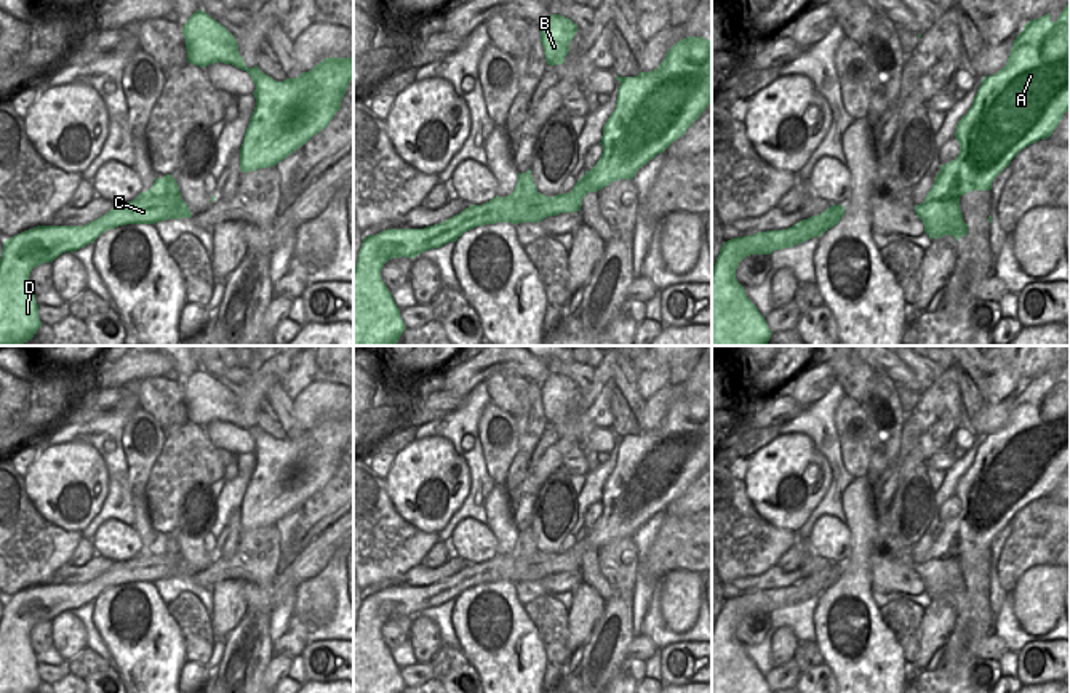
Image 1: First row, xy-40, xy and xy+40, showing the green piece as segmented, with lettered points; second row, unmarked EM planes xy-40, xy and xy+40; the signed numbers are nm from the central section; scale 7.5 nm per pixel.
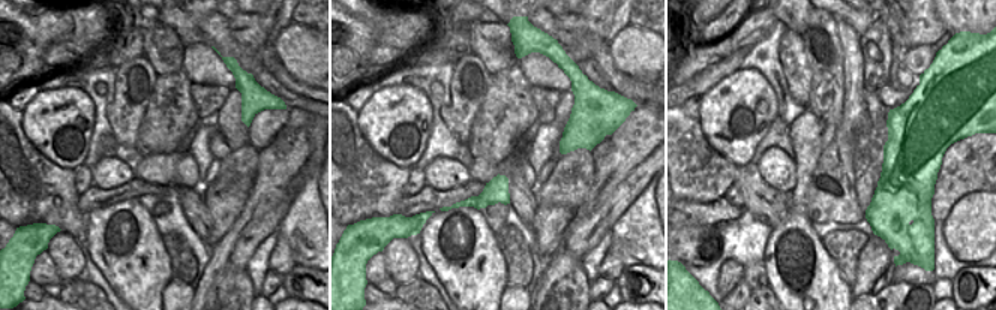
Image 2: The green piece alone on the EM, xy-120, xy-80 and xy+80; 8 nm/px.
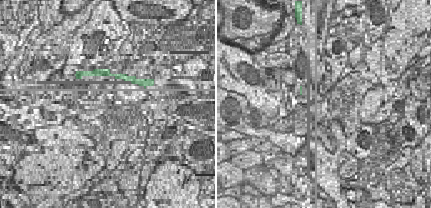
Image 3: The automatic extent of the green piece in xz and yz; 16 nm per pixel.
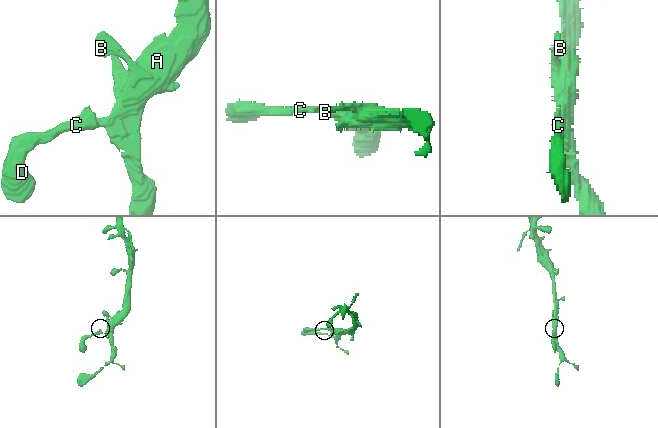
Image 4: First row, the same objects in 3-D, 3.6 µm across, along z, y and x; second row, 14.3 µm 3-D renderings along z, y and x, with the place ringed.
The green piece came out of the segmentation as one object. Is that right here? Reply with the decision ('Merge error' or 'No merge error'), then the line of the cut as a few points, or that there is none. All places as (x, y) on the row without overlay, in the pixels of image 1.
No merge error. No split

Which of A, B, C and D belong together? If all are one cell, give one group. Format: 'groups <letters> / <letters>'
groups A B C D

